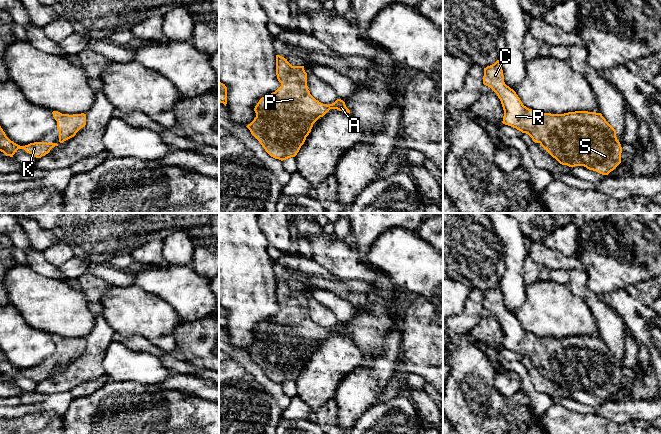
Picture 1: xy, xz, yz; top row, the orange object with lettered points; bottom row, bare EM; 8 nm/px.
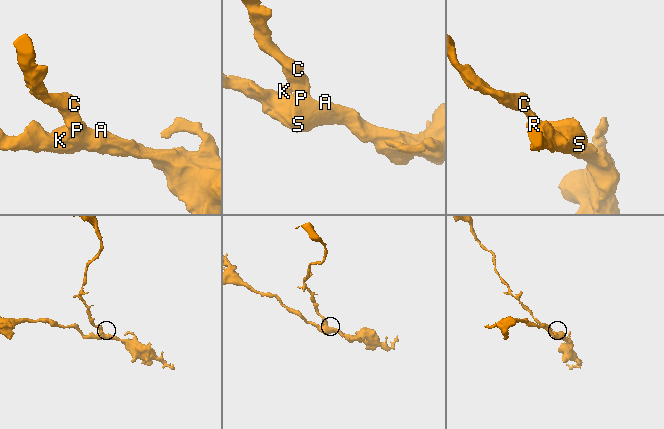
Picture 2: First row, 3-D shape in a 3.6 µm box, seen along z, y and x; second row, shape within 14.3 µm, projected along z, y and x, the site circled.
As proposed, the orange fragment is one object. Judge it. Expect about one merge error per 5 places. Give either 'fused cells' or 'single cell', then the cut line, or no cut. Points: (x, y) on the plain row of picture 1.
single cell; cut none

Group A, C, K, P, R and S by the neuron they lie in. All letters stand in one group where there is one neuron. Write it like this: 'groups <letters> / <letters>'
groups A C K P R S

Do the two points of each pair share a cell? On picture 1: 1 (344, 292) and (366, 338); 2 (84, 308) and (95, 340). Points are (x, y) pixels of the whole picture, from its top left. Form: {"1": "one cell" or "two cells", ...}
{"1": "one cell", "2": "two cells"}

